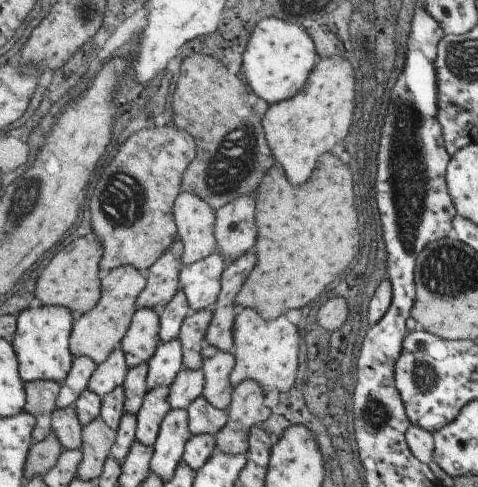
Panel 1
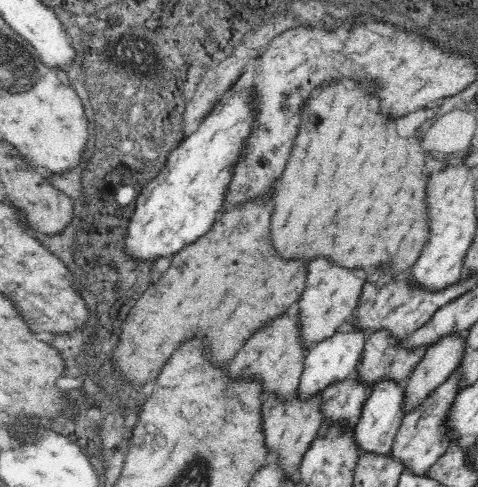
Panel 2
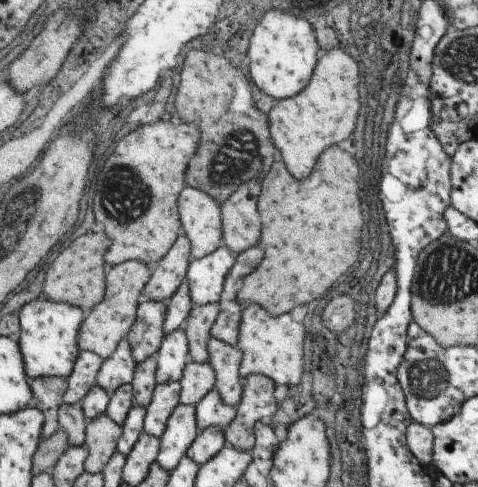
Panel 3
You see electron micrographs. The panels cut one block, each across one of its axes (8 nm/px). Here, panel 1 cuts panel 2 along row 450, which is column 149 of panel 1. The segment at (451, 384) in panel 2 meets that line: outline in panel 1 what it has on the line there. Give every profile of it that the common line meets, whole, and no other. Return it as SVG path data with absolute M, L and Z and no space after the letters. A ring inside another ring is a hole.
M171 386L149 390L149 394L145 396L145 406L139 412L137 442L155 446L155 442L161 434L163 422L165 422L167 414L173 410L169 398L171 398Z

